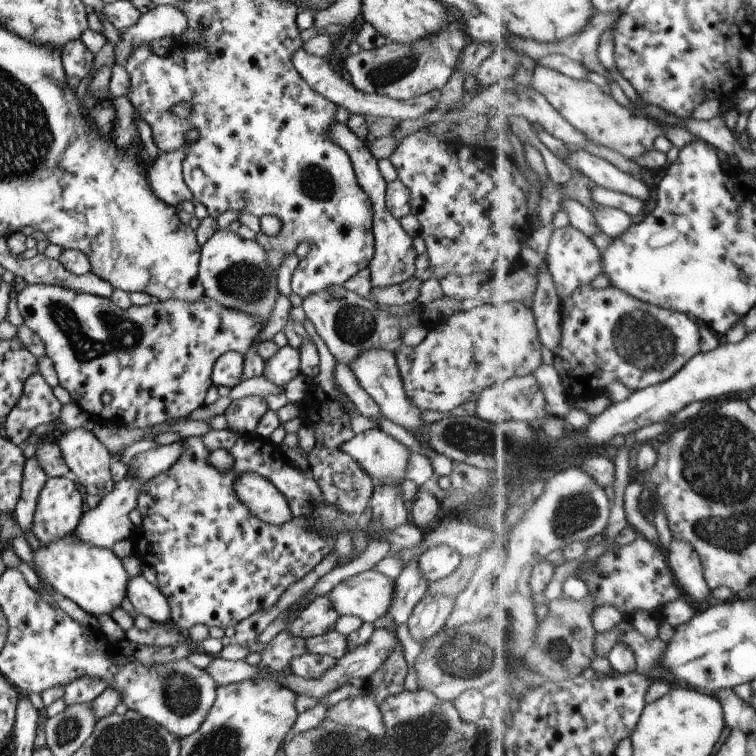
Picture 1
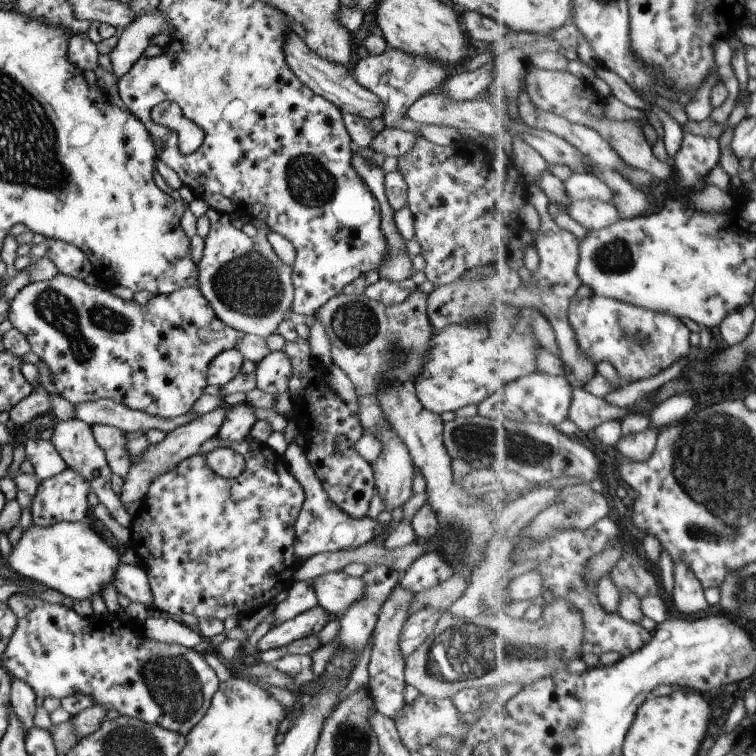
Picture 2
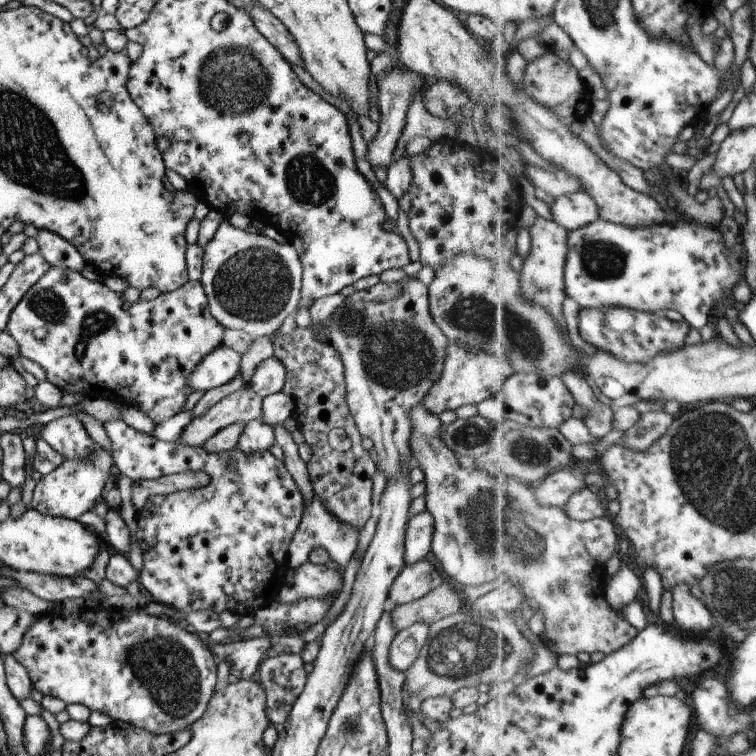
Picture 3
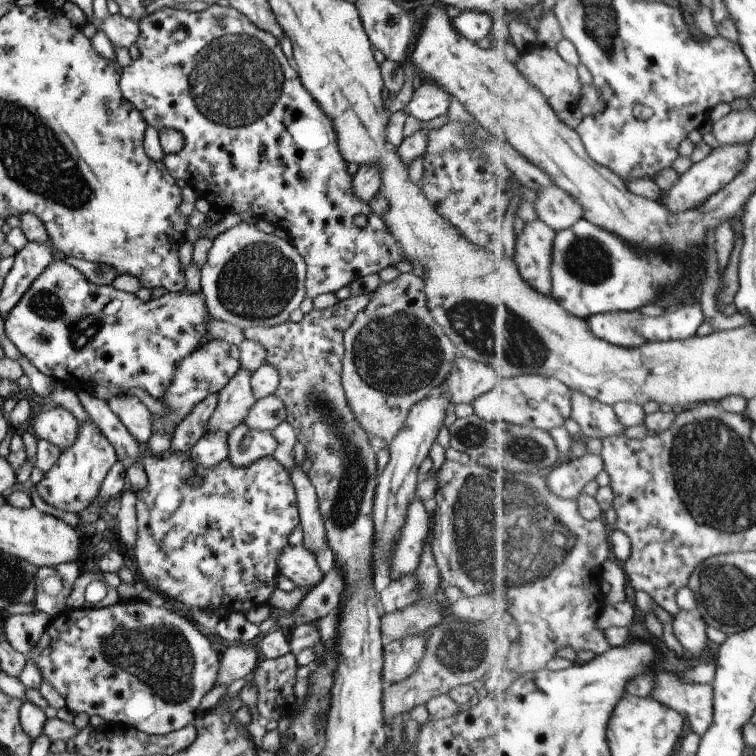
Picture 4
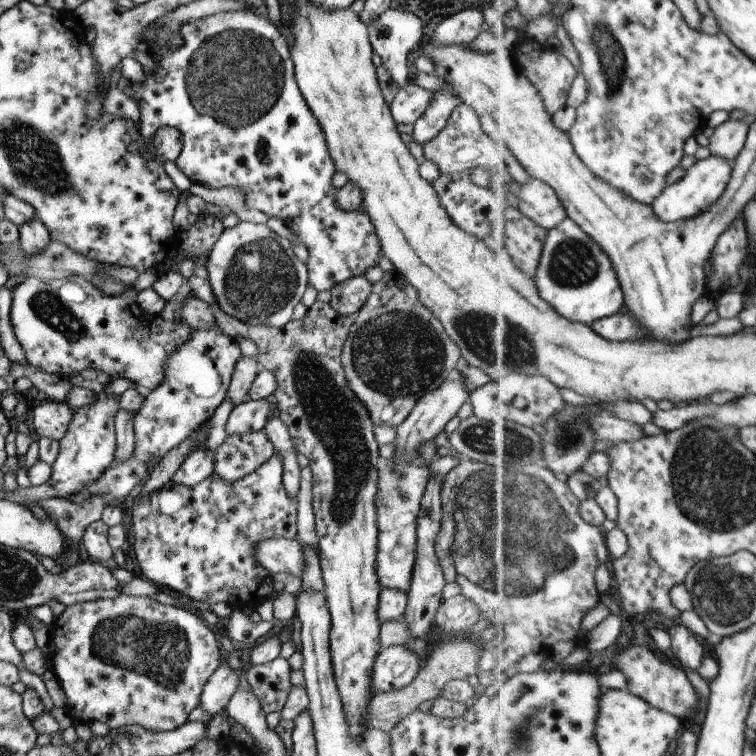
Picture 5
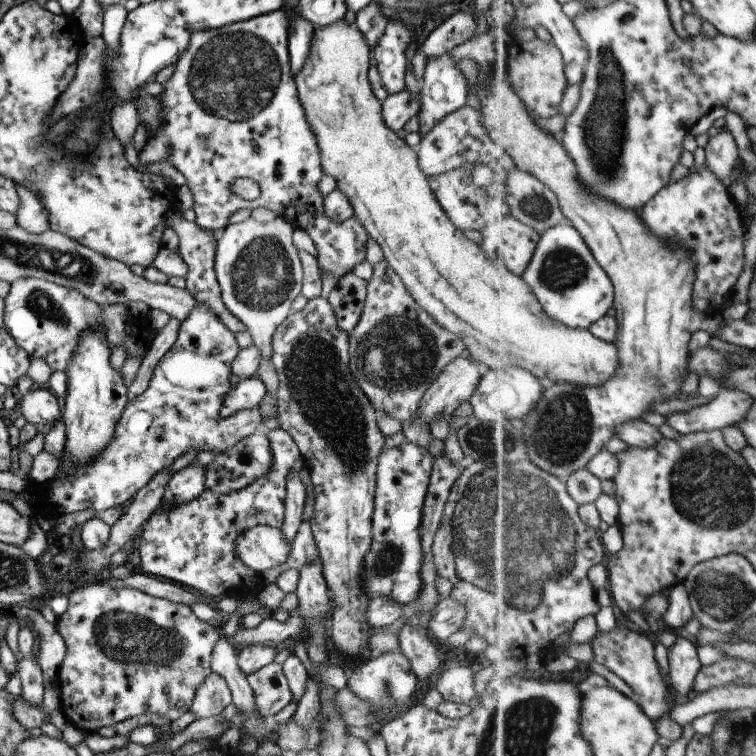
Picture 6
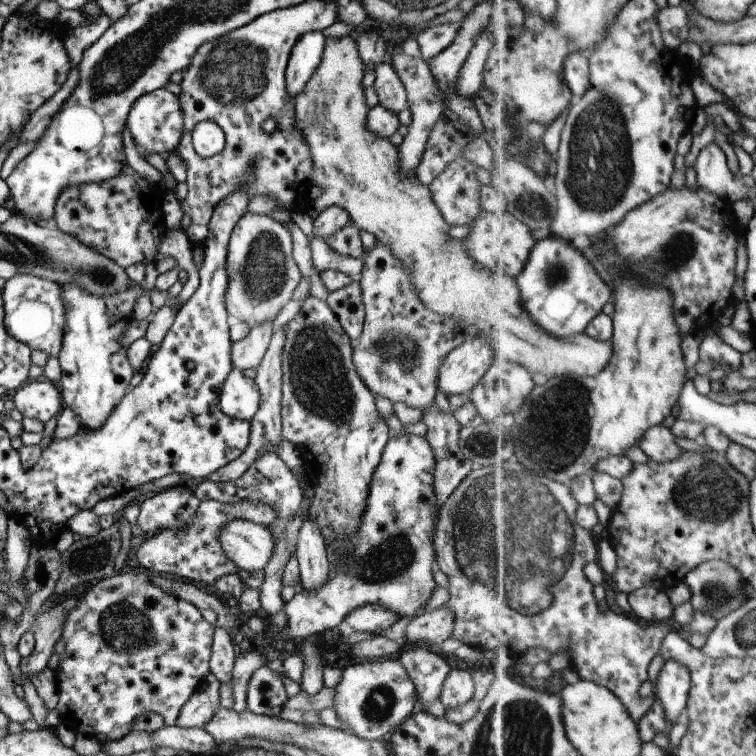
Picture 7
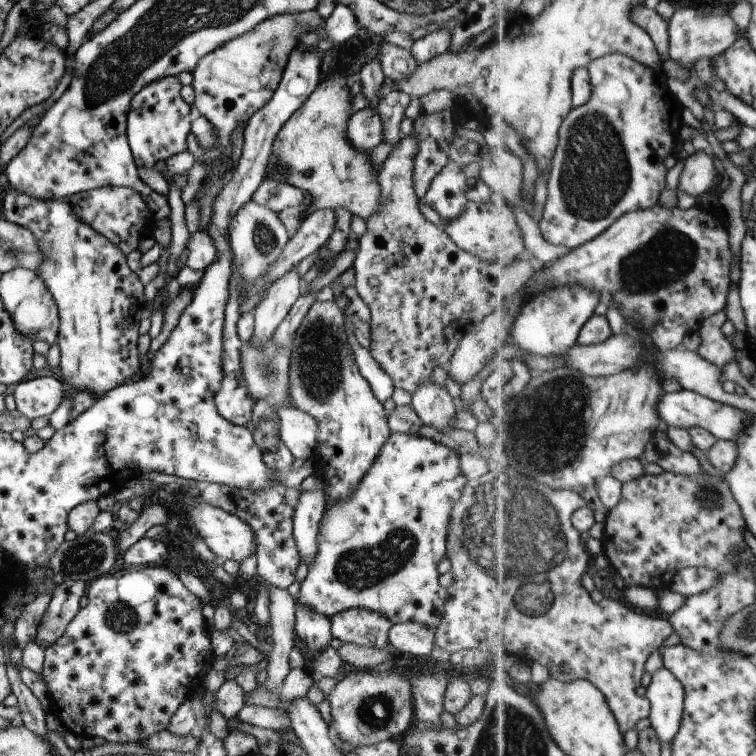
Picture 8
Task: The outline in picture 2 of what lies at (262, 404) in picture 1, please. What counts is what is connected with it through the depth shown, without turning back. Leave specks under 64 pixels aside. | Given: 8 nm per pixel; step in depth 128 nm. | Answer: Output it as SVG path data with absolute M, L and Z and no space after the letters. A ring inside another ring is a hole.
M243 402L229 407L230 410L226 412L226 418L217 434L223 446L247 439L257 420L256 409L248 403Z

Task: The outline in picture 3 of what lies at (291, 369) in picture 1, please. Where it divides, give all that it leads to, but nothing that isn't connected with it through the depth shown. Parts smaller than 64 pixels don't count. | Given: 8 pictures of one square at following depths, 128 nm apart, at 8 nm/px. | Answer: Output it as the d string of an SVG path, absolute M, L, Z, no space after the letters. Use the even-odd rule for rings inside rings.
M272 356L264 360L252 374L249 387L265 399L268 395L280 392L286 382L286 368L284 364Z

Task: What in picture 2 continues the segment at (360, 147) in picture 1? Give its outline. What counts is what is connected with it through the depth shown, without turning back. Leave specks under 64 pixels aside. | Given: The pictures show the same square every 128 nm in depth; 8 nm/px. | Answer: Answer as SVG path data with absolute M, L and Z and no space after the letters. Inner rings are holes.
M355 149L351 160L352 168L356 169L362 182L368 186L368 190L372 192L380 204L380 226L382 227L382 234L388 242L388 256L378 268L379 278L389 281L401 281L410 278L415 270L408 250L406 250L405 239L396 228L395 211L385 195L385 174L372 158L358 157Z

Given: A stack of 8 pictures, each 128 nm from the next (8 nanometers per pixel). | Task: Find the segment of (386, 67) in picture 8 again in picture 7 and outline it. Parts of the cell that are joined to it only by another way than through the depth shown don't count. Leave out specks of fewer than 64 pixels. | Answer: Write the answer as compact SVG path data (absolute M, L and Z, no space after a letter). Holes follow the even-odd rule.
M405 52L394 54L392 55L392 66L394 66L396 74L398 74L406 89L408 106L413 116L408 134L403 138L402 144L398 145L398 168L400 168L402 174L412 174L412 172L416 172L416 168L420 164L430 131L446 109L446 98L440 92L440 88L436 86L436 82L433 82L430 67L423 58L414 58ZM376 241L372 250L365 251L363 260L364 268L358 280L363 294L365 320L360 338L352 344L354 368L374 396L388 398L392 404L404 402L412 408L419 408L420 411L428 410L434 403L438 390L436 380L444 359L449 352L462 346L470 334L460 328L460 322L444 318L422 304L418 294L414 294L414 284L410 282L408 274L410 270L389 251L386 244Z

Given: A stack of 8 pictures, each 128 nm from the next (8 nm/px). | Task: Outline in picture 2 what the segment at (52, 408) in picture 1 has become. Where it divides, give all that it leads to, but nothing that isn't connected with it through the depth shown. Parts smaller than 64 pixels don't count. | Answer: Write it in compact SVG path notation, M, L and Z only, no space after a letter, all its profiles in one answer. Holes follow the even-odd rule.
M24 363L21 368L24 378L32 385L30 396L26 396L9 412L10 421L17 427L23 427L38 416L52 413L50 406L50 393L46 390L40 380L37 364ZM37 382L37 387L33 383Z

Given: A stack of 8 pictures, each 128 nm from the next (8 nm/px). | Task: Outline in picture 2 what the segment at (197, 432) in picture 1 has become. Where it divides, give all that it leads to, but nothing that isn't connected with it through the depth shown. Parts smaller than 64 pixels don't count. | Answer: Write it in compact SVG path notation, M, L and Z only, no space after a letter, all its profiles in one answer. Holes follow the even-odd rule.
M98 424L92 427L98 446L104 450L111 472L127 478L130 470L130 454L126 450L125 433L114 426Z

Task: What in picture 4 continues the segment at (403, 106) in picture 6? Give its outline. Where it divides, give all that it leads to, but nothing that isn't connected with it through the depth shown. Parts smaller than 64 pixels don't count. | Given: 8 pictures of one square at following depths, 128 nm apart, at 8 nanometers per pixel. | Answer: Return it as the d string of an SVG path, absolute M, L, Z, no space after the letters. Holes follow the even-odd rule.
M421 80L418 82L412 100L404 108L408 116L426 121L437 118L448 112L451 96L437 83Z

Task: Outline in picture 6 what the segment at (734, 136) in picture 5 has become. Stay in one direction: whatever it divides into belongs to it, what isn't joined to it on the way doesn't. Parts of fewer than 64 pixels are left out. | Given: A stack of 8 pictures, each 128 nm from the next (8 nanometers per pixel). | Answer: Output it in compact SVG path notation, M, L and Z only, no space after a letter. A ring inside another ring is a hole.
M721 130L718 135L710 138L706 148L708 168L718 174L722 182L730 185L733 182L734 170L741 160L736 138L729 130Z

